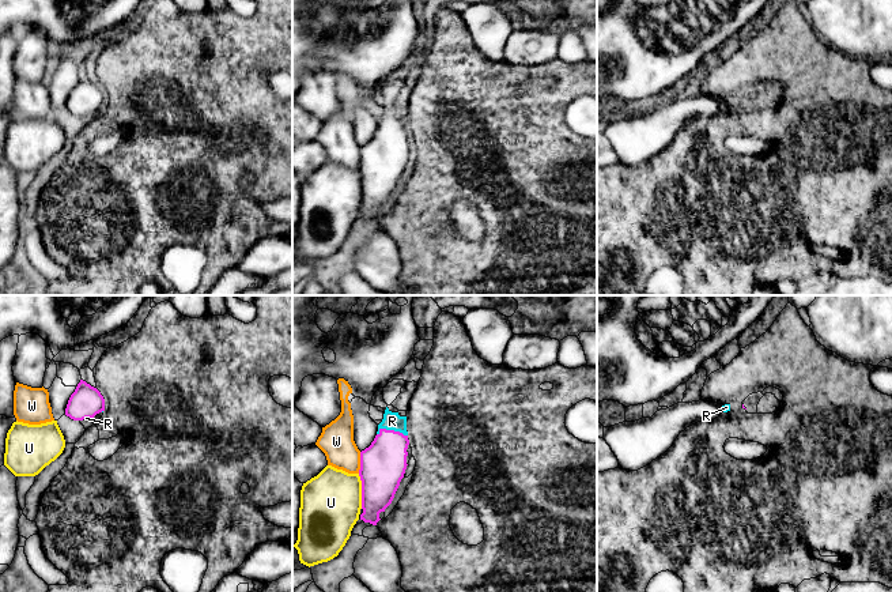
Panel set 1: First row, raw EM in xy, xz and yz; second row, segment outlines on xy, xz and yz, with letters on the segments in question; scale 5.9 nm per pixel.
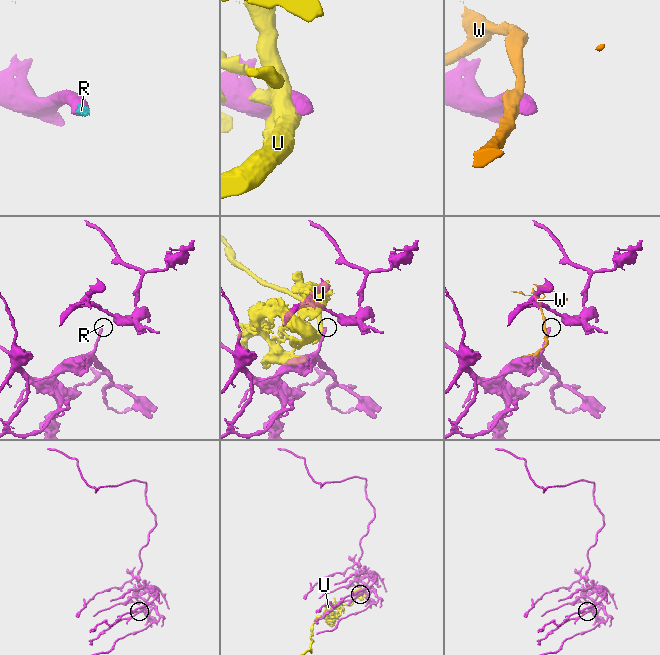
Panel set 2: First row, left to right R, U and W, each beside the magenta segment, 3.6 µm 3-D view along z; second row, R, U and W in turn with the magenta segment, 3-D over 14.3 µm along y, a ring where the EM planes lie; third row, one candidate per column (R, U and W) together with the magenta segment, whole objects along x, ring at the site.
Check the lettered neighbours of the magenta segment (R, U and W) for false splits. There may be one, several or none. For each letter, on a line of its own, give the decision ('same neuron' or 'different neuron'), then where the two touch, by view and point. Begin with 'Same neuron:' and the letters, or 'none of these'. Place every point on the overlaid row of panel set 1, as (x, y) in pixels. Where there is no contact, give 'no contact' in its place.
Same neuron: R
R: same neuron; contact xz (392, 430)
U: different neuron; contact xz (362, 491)
W: different neuron; contact xz (361, 463)

